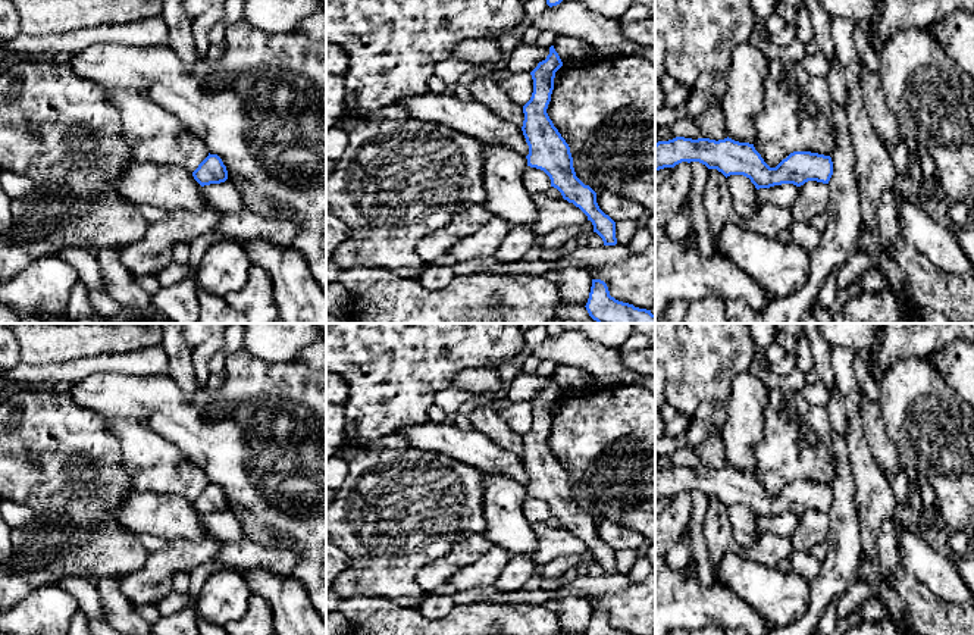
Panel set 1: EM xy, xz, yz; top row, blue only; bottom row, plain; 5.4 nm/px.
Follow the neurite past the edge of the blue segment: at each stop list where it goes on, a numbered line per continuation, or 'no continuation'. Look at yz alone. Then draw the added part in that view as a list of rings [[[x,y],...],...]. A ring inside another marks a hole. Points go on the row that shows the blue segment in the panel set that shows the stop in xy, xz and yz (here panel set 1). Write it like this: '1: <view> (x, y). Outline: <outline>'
no continuation

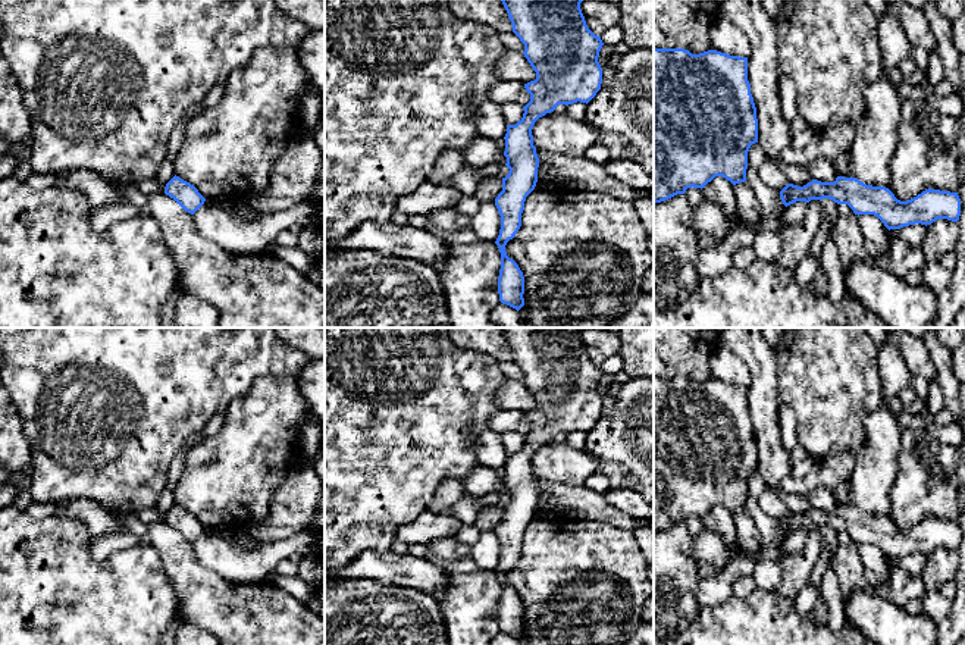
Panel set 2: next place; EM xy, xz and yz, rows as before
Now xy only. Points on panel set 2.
no continuation

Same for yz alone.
no continuation

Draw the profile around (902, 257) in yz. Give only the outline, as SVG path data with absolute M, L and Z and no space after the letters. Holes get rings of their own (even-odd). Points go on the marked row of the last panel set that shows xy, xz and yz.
M837 204L837 219L831 231L843 272L855 262L871 260L897 278L905 278L912 270L922 270L927 260L921 247L902 239L890 242L890 250L883 259L871 259L864 245L864 235L859 228L859 216L847 204Z

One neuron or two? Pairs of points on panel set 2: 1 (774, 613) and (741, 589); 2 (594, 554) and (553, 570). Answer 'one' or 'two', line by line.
1: two
2: one

